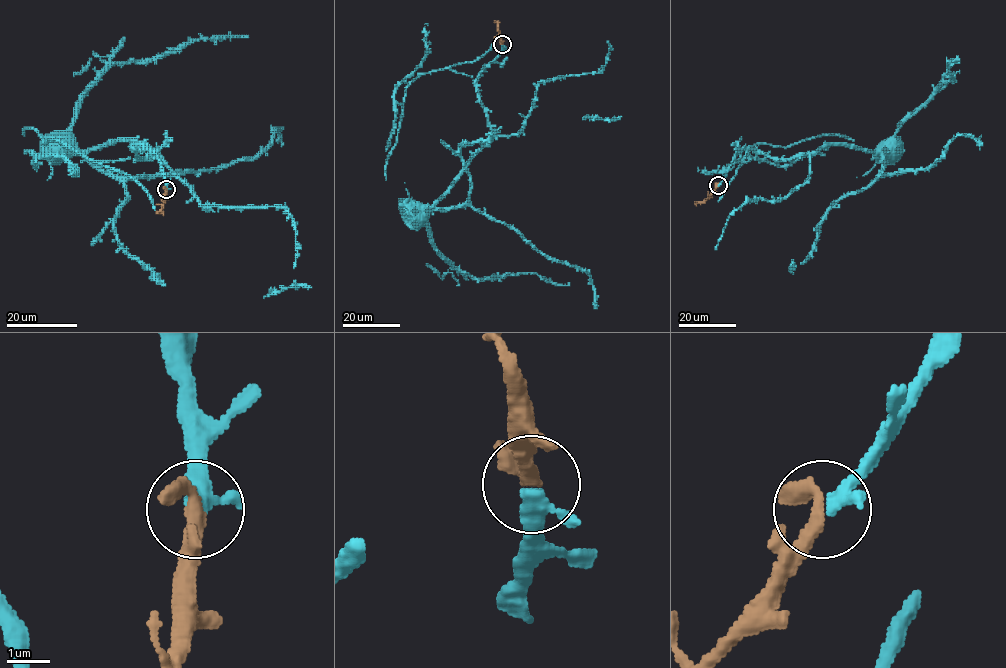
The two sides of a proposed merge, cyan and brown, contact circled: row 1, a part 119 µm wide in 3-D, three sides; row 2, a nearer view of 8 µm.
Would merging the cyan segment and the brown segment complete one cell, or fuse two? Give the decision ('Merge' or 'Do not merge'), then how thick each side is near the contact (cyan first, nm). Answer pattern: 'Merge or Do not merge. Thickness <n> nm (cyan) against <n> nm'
Merge. Thickness 320 nm (cyan) against 320 nm

